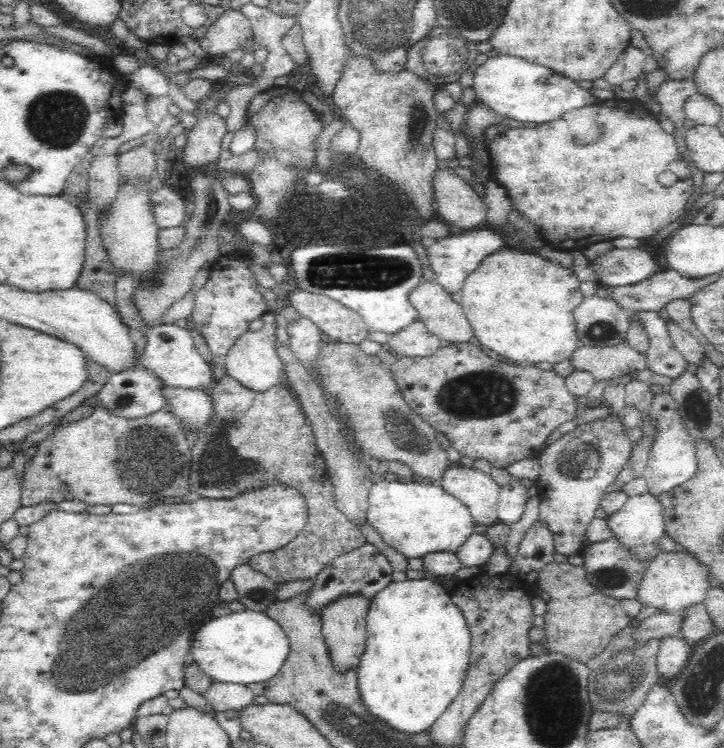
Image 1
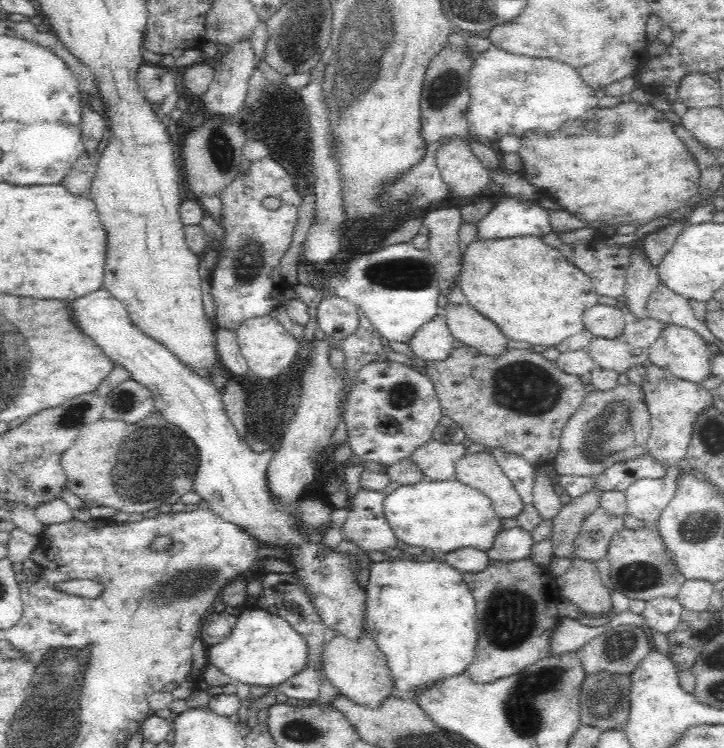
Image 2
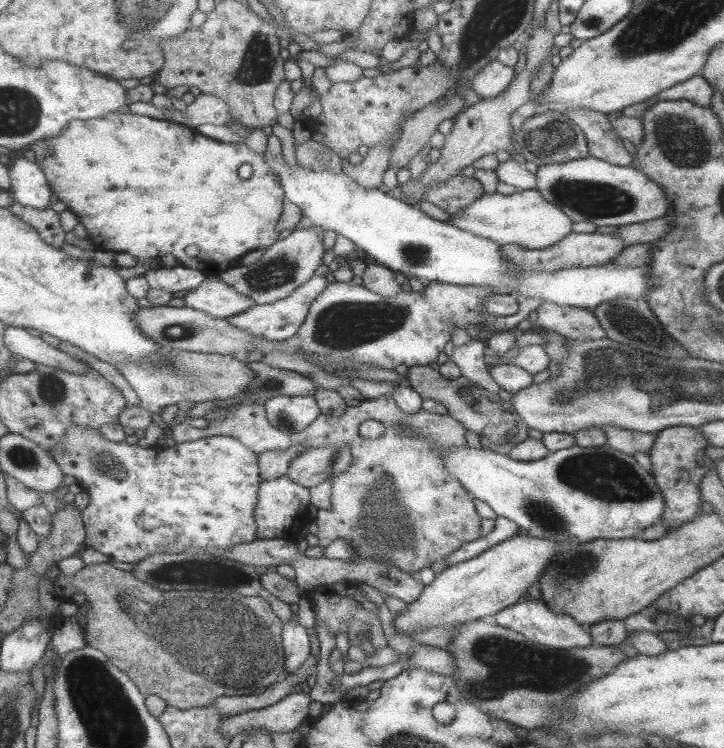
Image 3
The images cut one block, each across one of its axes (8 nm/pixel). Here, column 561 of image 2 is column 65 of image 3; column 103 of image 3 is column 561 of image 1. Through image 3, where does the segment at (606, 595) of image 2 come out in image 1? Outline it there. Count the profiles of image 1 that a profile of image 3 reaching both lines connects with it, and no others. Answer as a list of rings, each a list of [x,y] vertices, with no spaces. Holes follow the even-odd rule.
[[[549,562],[538,571],[533,587],[546,597],[547,609],[543,614],[545,642],[549,652],[567,652],[582,662],[588,662],[594,654],[604,650],[630,622],[631,617],[621,608],[621,600],[606,596],[587,581],[585,568],[570,563]]]

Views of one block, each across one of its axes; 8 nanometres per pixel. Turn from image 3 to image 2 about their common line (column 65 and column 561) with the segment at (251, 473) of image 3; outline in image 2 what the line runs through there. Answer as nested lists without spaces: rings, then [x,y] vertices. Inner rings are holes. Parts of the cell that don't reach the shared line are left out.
[[[630,380],[624,386],[618,384],[612,389],[596,389],[587,394],[560,435],[559,452],[553,461],[556,471],[562,475],[592,476],[601,474],[616,462],[640,457],[647,450],[647,440],[651,435],[651,413],[647,406],[644,385]]]

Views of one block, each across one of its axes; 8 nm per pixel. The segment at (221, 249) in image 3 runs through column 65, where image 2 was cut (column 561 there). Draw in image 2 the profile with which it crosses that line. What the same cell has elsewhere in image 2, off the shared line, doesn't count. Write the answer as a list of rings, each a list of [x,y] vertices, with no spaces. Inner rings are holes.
[[[631,100],[628,102],[621,102],[616,106],[612,107],[596,107],[593,108],[588,114],[586,120],[583,117],[579,119],[571,120],[570,122],[564,124],[564,128],[560,132],[556,132],[556,136],[540,136],[540,134],[530,133],[528,136],[524,136],[521,139],[521,147],[519,151],[516,152],[519,154],[522,160],[522,170],[521,172],[524,175],[524,178],[531,182],[534,186],[537,186],[539,189],[543,189],[546,192],[549,192],[553,196],[552,200],[555,200],[564,206],[564,209],[582,221],[593,222],[601,221],[607,223],[608,225],[617,225],[617,224],[626,224],[626,223],[649,223],[651,220],[656,219],[657,217],[668,217],[671,211],[677,210],[679,207],[686,205],[689,198],[694,196],[696,192],[699,191],[701,172],[699,169],[698,160],[695,159],[694,152],[691,152],[691,149],[688,148],[688,145],[676,135],[675,126],[670,123],[670,120],[664,116],[662,111],[653,108],[648,103],[642,104],[638,101]],[[596,120],[596,128],[594,130],[588,130],[588,122]],[[622,122],[622,132],[616,132],[614,134],[614,124],[620,124]]]

